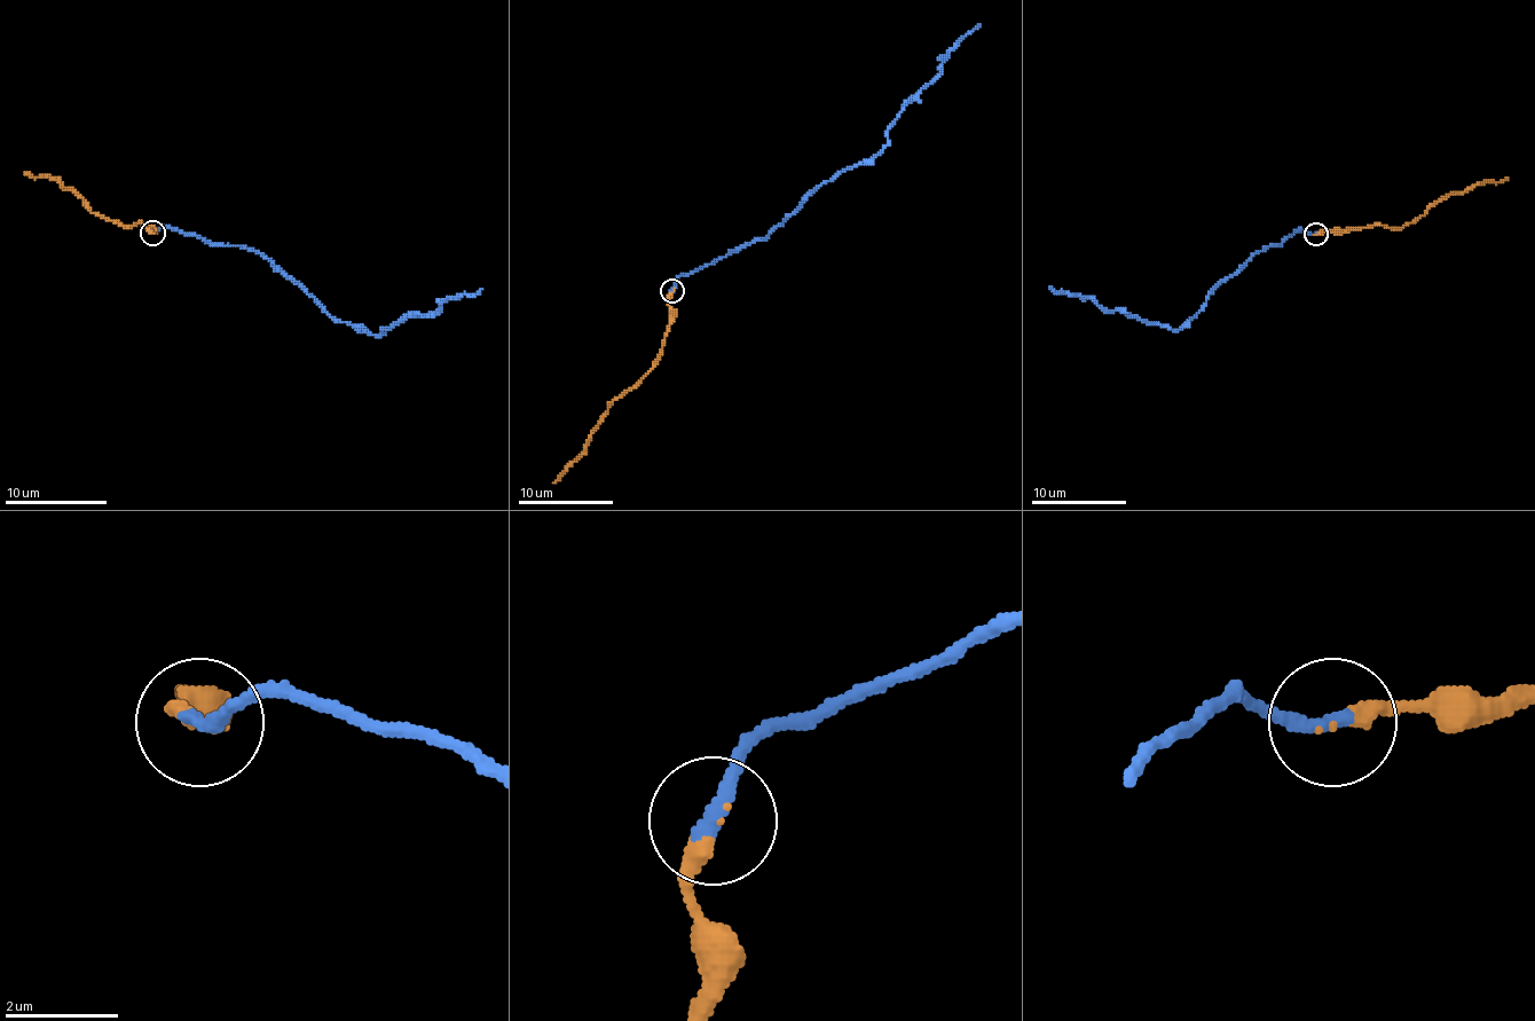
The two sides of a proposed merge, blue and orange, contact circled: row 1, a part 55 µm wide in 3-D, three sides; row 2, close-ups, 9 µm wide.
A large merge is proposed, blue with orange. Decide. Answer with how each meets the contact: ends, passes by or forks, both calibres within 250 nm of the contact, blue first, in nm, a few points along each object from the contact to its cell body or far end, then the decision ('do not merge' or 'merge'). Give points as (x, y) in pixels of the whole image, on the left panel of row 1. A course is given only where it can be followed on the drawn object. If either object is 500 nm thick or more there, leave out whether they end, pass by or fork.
blue ends there; orange ends there; 320 nm thick on the blue side, 240 nm on the other; blue runs (151, 233), (174, 228), (218, 245), (253, 249), (332, 317), (374, 335), (482, 289); orange runs (151, 233), (139, 222), (118, 226), (101, 218), (57, 180), (30, 177), (24, 172); merge

